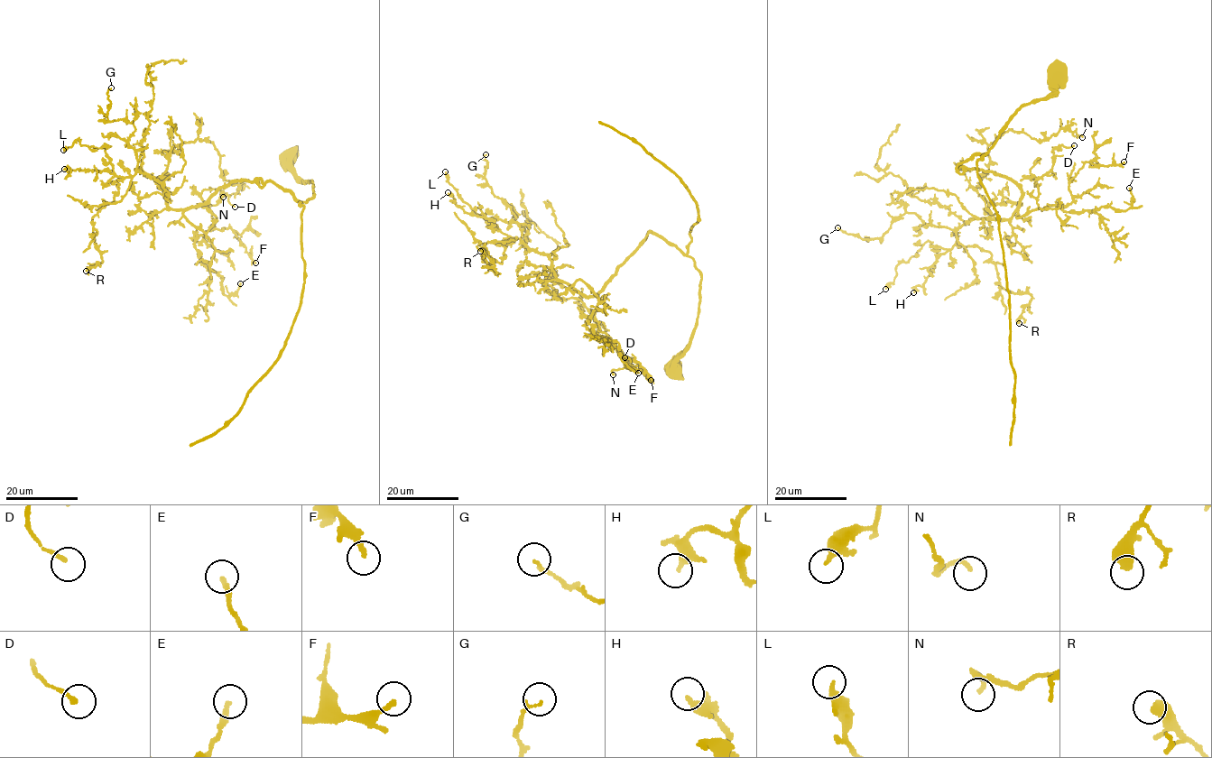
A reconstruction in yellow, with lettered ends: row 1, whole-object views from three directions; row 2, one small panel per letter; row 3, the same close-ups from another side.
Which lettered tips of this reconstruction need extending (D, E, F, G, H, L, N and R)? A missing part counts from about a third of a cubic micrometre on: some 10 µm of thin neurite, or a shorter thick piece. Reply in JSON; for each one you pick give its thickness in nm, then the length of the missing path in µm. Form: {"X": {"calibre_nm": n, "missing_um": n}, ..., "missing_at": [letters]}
{"missing_at": []}

